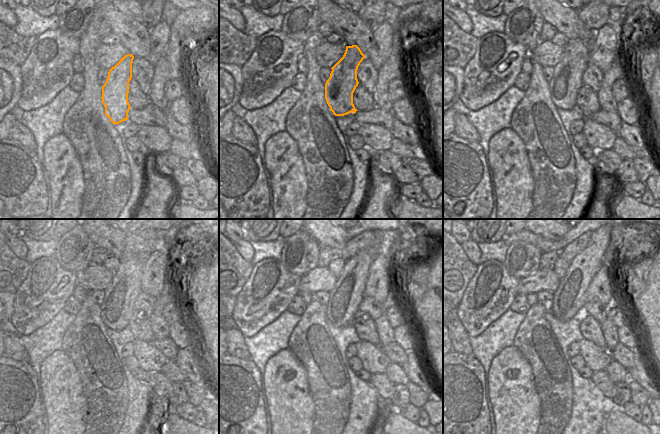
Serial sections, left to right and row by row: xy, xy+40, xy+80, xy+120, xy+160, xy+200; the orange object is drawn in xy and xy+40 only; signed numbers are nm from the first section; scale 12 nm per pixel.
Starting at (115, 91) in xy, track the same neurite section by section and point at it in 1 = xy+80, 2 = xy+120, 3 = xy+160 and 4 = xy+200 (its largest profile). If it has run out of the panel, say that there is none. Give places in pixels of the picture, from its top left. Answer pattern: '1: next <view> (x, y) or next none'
1: next xy+80 (566, 82)
2: next xy+120 (119, 305)
3: next xy+160 (345, 298)
4: next xy+200 (569, 298)

